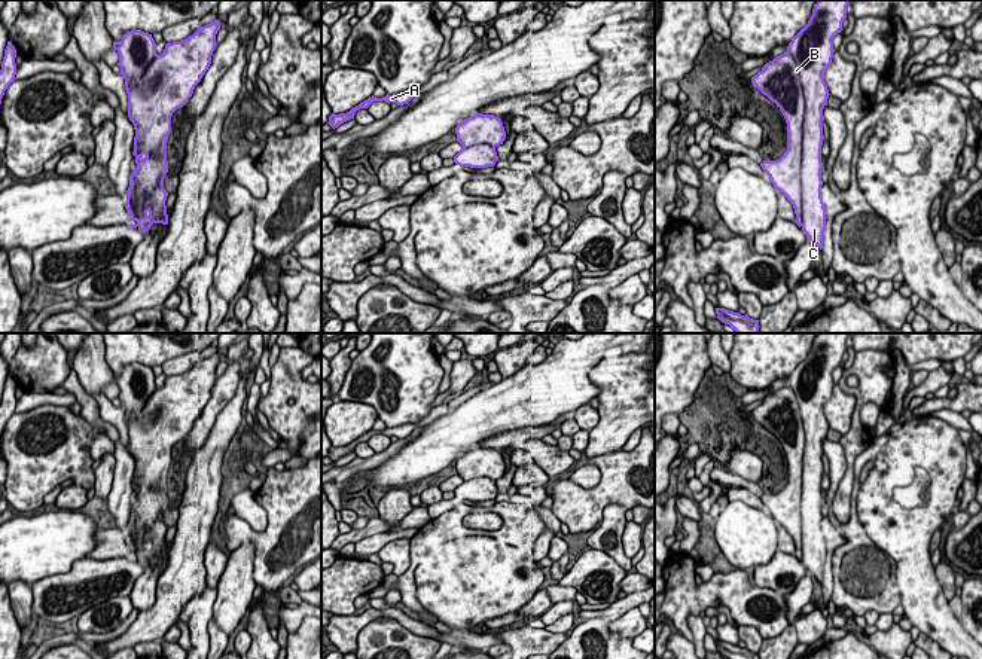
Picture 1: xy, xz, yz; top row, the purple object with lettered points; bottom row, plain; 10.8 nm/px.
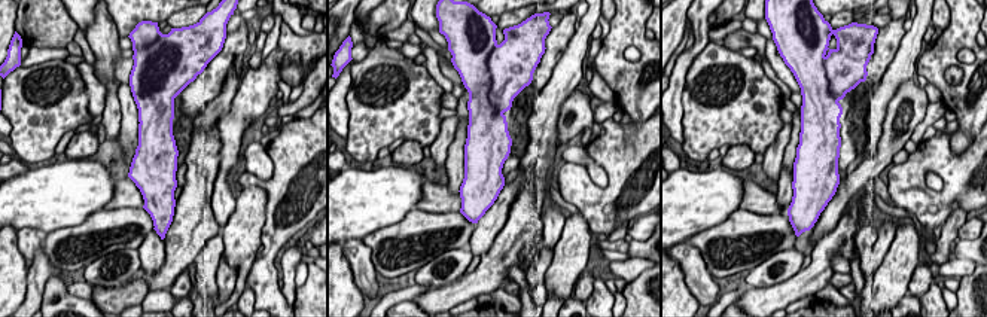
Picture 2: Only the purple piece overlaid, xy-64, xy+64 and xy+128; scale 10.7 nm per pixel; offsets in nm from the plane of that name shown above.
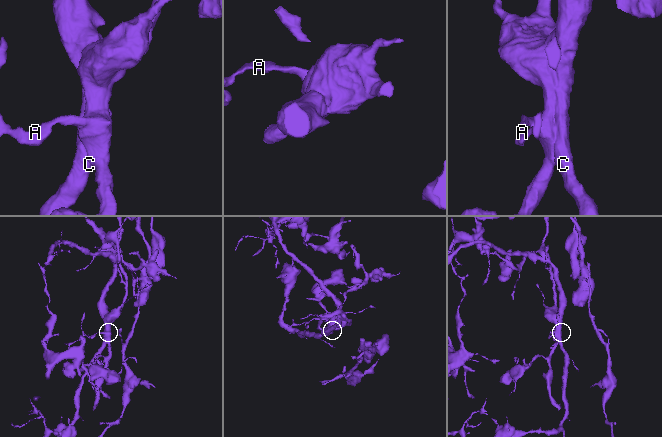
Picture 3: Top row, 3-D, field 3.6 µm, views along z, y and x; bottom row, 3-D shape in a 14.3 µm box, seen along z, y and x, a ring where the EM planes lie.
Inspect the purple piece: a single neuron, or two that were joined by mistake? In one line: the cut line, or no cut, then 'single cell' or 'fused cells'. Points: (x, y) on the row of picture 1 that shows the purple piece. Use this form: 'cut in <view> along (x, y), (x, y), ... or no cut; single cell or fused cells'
cut in yz along (787, 51), (796, 66), (804, 97), (802, 225); fused cells

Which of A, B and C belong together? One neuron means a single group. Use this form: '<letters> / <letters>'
A B / C

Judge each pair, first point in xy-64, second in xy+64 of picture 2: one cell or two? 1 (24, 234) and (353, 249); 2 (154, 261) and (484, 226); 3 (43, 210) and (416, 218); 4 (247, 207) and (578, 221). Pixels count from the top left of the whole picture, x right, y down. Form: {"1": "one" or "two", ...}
{"1": "one", "2": "one", "3": "two", "4": "one"}

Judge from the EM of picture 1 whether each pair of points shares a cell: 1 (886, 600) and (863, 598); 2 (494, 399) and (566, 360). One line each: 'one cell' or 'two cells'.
1: one cell
2: one cell

